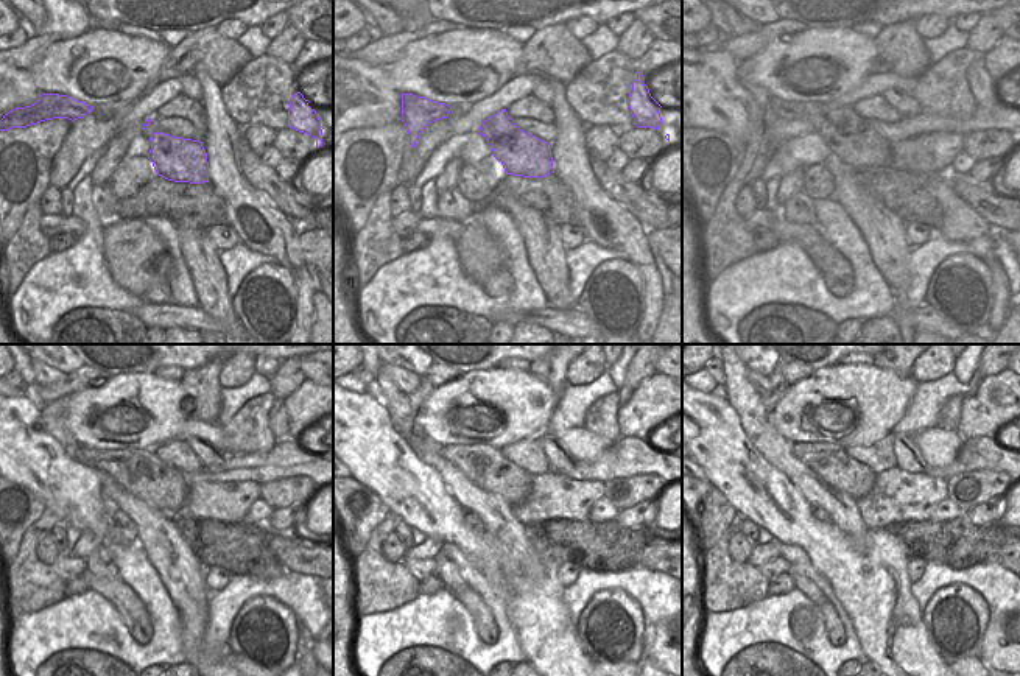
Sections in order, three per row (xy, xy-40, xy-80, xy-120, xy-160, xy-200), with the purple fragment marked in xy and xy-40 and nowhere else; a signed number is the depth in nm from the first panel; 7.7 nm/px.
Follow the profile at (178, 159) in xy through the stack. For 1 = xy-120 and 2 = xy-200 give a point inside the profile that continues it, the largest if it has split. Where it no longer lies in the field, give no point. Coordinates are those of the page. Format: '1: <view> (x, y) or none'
1: xy-120 (140, 472)
2: xy-200 (830, 461)

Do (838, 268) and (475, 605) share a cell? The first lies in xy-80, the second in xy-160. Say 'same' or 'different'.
same

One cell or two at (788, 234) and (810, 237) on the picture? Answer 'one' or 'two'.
one

